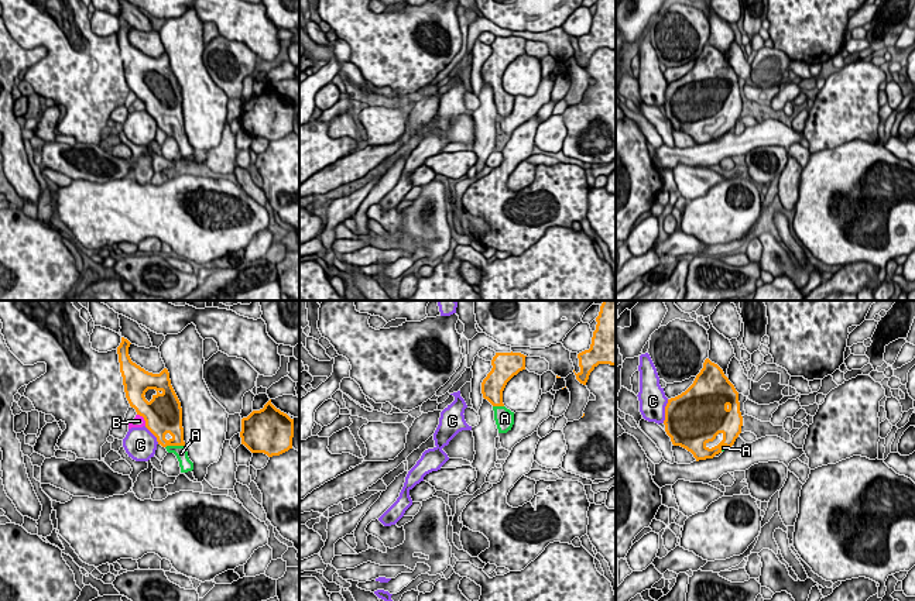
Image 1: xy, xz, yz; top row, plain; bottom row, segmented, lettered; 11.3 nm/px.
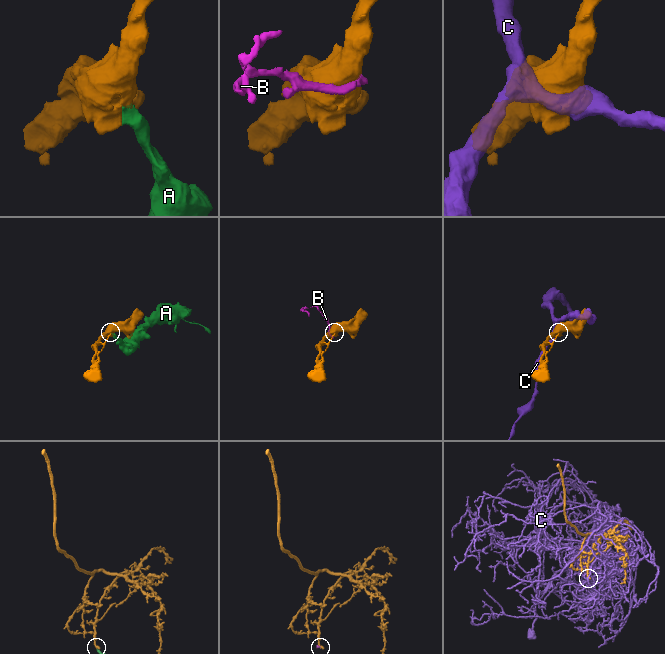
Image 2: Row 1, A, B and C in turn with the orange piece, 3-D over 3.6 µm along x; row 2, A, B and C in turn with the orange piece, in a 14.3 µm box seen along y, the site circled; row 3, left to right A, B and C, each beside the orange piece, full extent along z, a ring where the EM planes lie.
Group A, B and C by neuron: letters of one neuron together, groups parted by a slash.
A / B / C

